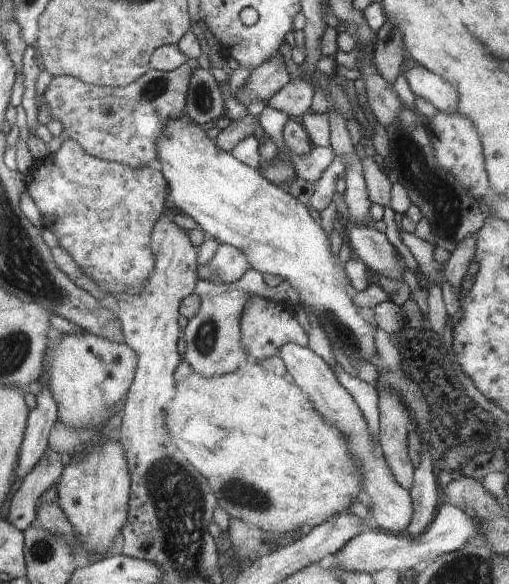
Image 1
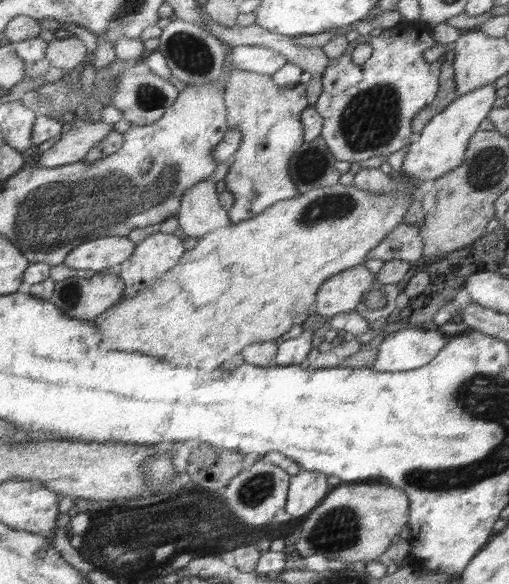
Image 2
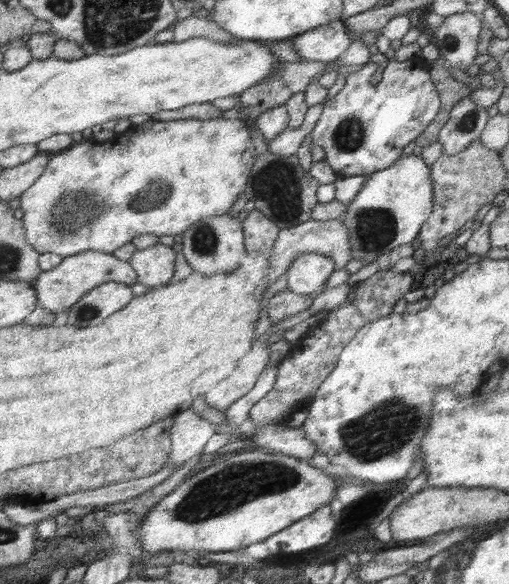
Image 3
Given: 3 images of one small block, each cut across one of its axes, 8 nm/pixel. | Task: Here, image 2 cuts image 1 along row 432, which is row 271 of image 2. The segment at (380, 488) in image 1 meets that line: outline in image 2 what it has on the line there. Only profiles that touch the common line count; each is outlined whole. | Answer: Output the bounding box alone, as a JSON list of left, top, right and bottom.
[317,264,377,319]

